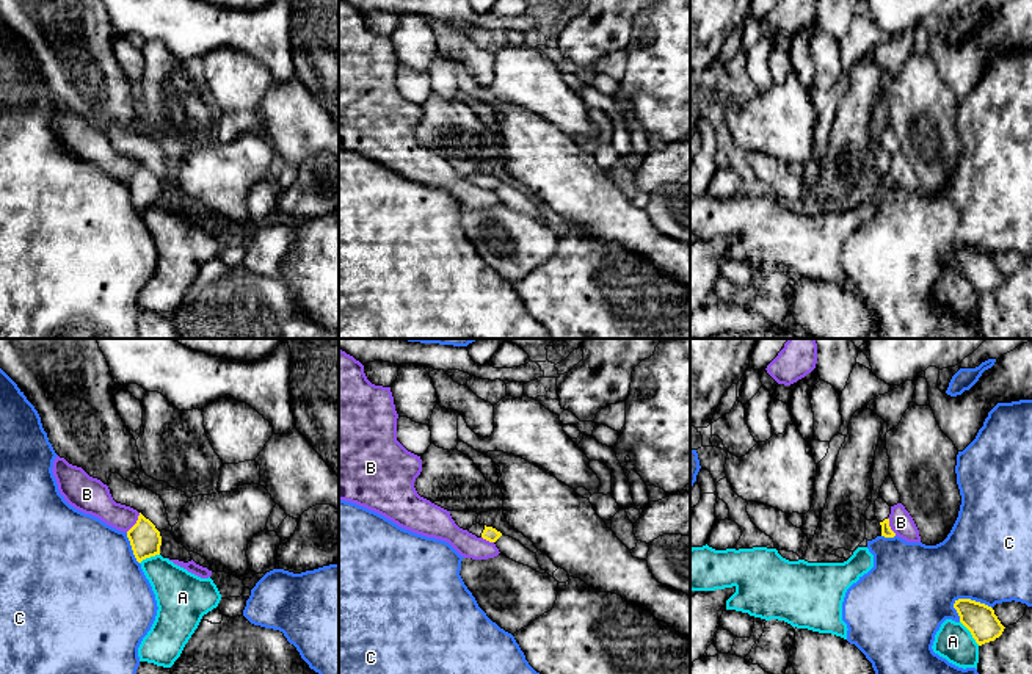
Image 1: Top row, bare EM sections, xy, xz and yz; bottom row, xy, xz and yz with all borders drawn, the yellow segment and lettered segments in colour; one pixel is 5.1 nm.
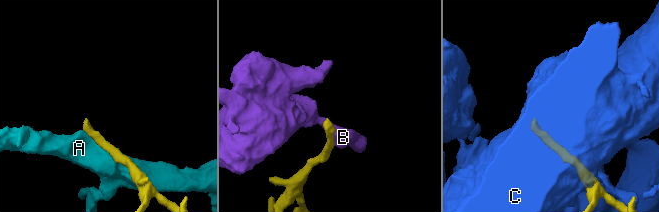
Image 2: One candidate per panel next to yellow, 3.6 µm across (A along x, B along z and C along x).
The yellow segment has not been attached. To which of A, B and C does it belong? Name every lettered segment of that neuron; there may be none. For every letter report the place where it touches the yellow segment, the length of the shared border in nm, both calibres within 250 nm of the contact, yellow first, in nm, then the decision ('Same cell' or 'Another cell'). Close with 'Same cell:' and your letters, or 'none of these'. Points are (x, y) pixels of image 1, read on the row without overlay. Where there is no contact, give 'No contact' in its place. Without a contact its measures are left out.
A: Touches yellow at yz (971, 282). Shared border 160 nm. Thickness 160 nm (yellow) against 190 nm. Another cell
B: Touches yellow at xy (137, 171). Shared border 130 nm. Thickness 160 nm (yellow) against 170 nm. Another cell
C: Touches yellow at yz (973, 250). Shared border 200 nm. Thickness 160 nm (yellow) against 460 nm. Another cell
Same cell: none of these

